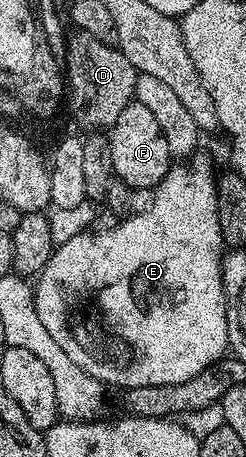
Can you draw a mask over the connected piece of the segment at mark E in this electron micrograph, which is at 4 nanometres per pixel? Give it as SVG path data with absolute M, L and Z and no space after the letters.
M194 155L188 162L177 162L170 167L168 174L157 185L154 202L147 210L126 216L117 224L118 228L101 228L98 232L86 230L73 236L69 242L56 245L47 266L43 266L43 270L36 277L33 301L47 334L51 334L55 342L59 342L65 360L71 362L73 368L83 369L106 386L114 384L115 387L121 388L120 390L128 390L139 386L167 386L175 382L187 382L187 378L195 378L195 374L214 367L217 361L226 355L229 348L227 304L225 288L221 284L221 266L227 245L219 226L218 177L213 176L212 162L201 155Z

